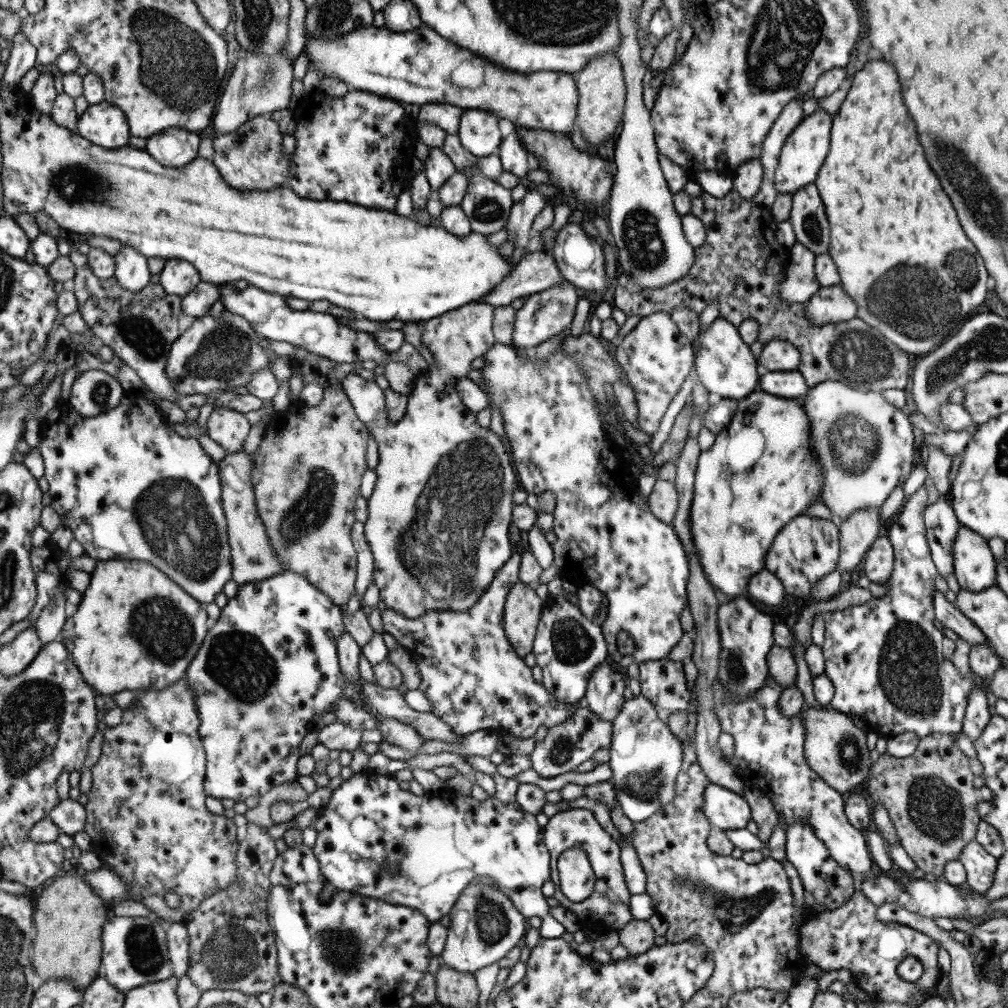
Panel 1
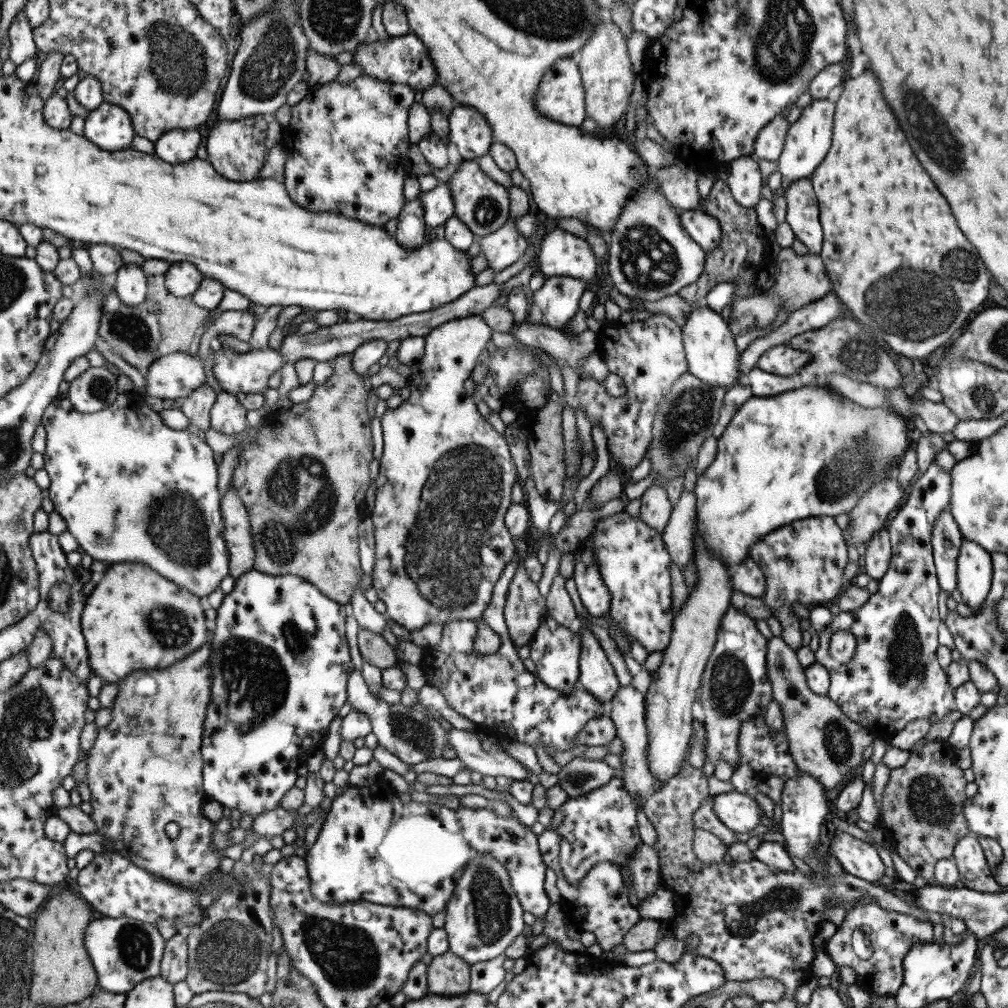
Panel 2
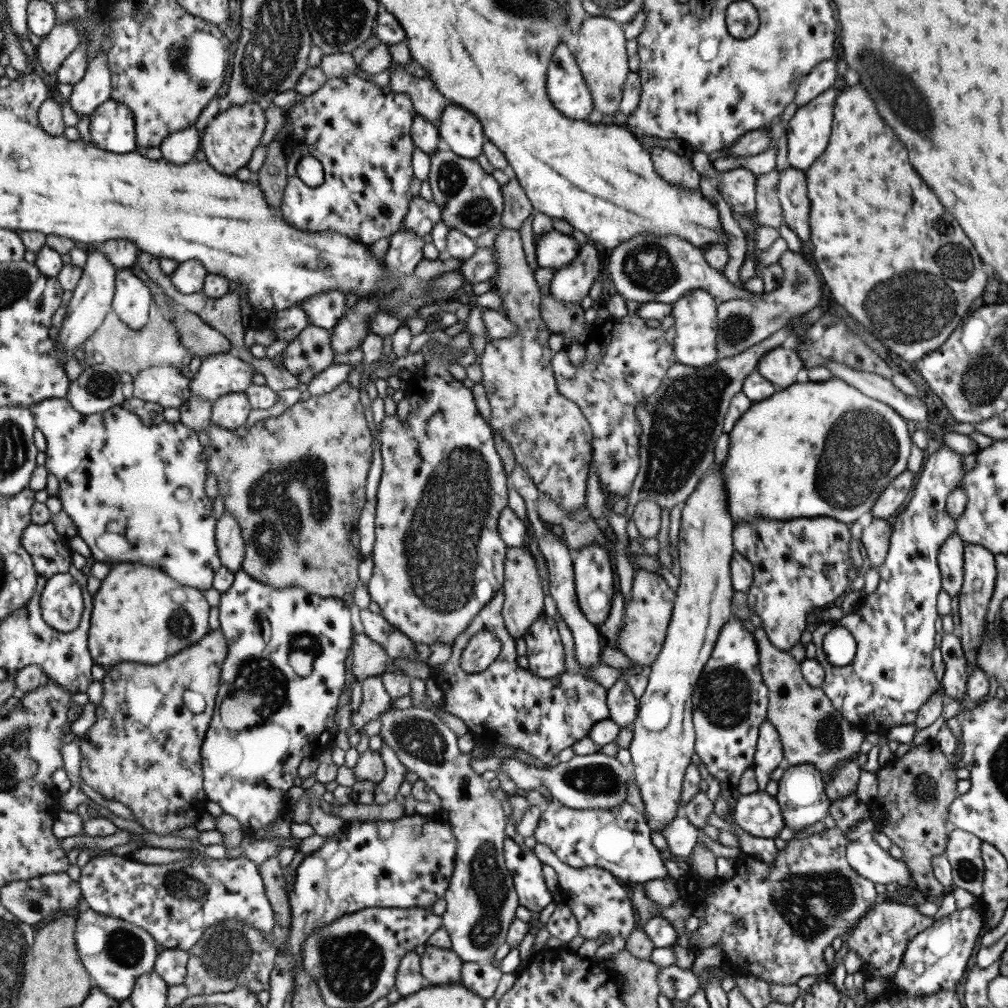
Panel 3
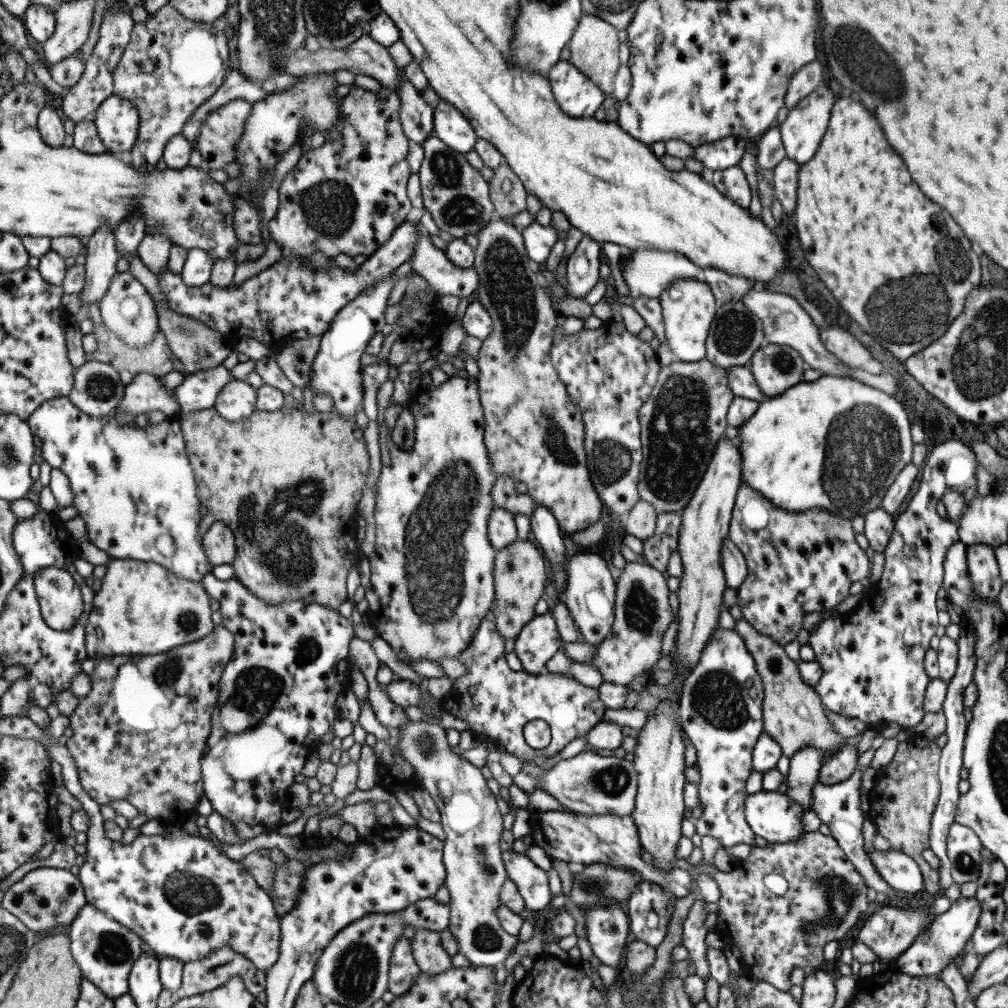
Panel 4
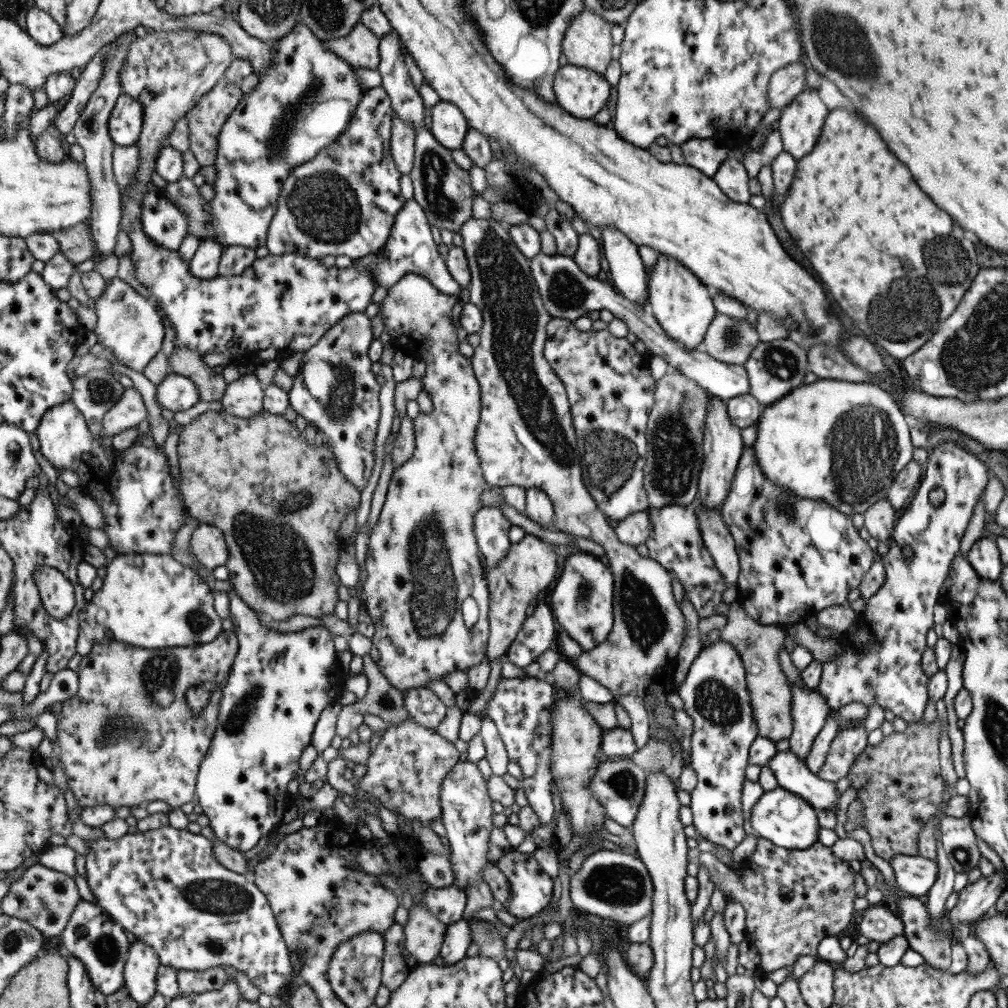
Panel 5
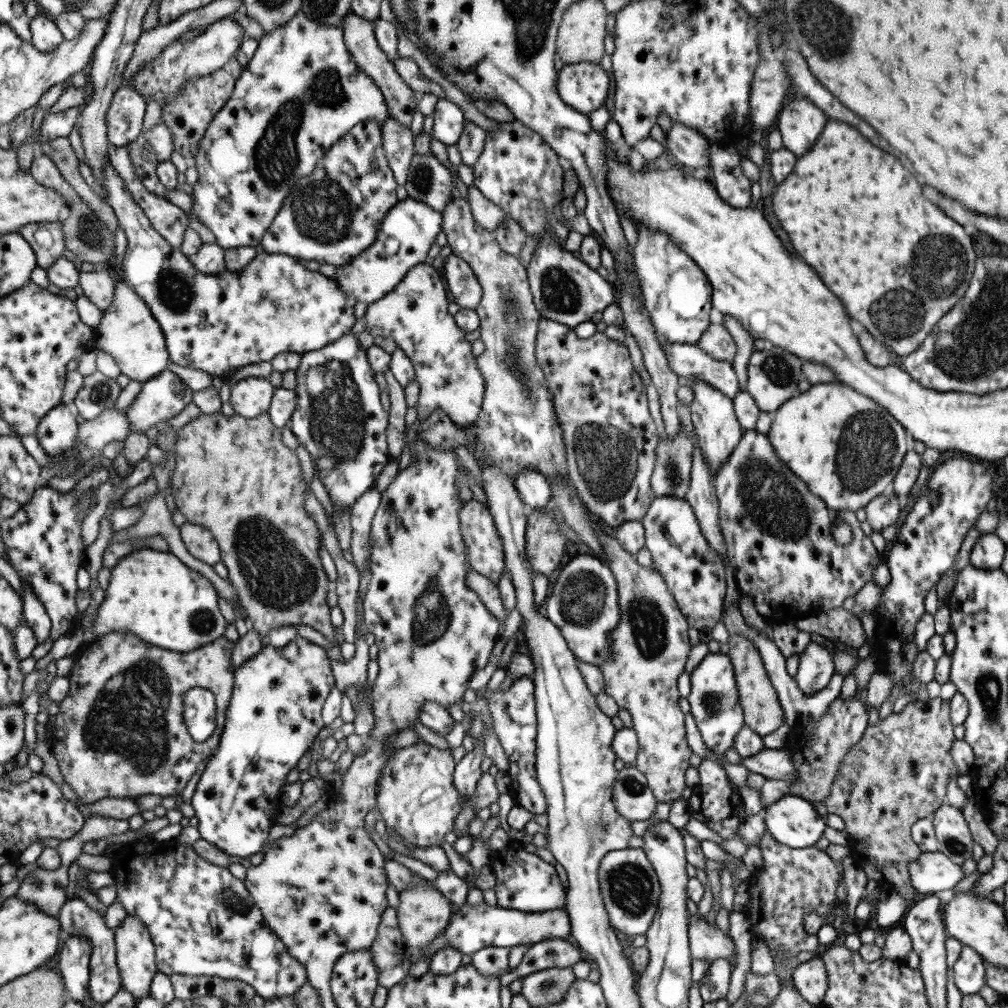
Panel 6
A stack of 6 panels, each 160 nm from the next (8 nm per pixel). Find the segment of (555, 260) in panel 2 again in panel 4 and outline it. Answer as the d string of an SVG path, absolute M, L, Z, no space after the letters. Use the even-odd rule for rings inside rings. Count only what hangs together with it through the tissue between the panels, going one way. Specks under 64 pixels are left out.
M532 222L521 229L520 233L527 258L536 264L544 263L552 244L557 240L557 232L551 226L544 227Z

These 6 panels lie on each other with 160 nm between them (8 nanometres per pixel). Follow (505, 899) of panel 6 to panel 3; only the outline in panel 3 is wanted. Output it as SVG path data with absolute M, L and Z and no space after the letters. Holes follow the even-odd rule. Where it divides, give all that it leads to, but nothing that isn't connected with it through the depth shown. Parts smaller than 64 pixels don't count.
M511 837L504 838L502 850L504 866L512 875L518 904L531 913L539 913L553 901L544 884L541 862L531 848L518 846Z

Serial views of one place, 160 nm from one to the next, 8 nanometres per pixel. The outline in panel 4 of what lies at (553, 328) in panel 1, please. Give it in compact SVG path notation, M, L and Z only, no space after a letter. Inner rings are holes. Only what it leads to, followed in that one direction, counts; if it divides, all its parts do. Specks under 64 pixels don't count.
M583 235L575 249L566 258L567 296L583 298L598 281L601 244Z

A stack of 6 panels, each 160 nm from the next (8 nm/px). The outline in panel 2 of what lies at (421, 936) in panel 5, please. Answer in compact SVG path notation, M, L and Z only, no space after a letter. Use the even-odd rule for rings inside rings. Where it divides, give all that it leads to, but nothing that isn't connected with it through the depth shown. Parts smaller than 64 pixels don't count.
M449 951L432 956L426 966L428 994L461 996L469 992L469 967L456 954Z

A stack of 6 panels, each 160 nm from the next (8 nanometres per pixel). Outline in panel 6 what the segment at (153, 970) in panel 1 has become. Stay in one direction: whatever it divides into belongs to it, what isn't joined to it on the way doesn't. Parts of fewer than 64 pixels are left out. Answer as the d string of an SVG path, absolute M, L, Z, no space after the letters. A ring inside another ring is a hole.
M73 897L71 900L65 902L61 908L61 916L58 918L61 922L61 932L65 932L67 937L73 935L81 935L92 942L92 976L90 977L89 991L91 991L91 997L93 997L93 1004L97 1007L103 1006L117 997L117 994L124 989L122 982L122 976L120 973L120 965L117 962L117 945L116 945L116 930L107 928L105 924L104 915L97 911L97 908L93 908L88 905L81 898Z

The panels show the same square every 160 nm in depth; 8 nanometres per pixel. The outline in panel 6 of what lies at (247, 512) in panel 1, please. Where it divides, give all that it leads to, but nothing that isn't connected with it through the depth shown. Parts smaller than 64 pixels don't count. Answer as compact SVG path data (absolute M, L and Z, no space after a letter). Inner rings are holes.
M184 522L180 527L182 539L193 555L208 564L210 567L220 561L220 549L211 531L203 525Z

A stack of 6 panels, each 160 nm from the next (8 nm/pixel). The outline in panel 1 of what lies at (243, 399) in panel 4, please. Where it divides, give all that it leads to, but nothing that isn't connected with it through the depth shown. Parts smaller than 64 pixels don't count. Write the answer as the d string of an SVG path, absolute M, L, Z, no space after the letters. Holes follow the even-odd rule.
M214 408L207 418L205 428L208 437L219 445L225 453L237 453L247 432L249 422L243 413L229 408Z

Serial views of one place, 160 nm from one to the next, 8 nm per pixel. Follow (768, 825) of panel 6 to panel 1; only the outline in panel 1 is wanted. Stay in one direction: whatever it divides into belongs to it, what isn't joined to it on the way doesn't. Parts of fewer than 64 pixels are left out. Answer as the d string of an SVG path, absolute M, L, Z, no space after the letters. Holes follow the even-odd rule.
M713 783L704 788L702 809L709 824L722 831L745 828L750 820L750 808L746 800Z

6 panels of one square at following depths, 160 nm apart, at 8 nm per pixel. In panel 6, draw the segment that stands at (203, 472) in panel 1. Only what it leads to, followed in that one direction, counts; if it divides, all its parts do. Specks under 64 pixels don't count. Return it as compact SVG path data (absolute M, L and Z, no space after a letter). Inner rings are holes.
M62 403L40 422L35 435L43 450L53 456L68 453L80 437L80 424L73 406Z

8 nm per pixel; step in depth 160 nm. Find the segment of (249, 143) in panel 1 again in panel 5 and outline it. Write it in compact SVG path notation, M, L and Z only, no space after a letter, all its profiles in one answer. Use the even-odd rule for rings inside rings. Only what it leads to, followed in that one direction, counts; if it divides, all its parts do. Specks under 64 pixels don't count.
M224 76L197 101L197 104L186 114L189 123L189 142L190 151L196 157L196 160L202 166L213 164L215 151L217 148L217 135L220 133L221 125L225 122L225 118L237 106L242 93L239 86L235 83L227 82Z

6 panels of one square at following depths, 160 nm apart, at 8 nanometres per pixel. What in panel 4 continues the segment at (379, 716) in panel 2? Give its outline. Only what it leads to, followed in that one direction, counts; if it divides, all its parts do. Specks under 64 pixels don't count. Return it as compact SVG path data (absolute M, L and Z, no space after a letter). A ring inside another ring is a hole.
M408 720L408 723L400 728L398 753L414 768L415 774L420 778L421 787L429 793L440 814L439 824L445 833L442 848L444 886L449 894L447 930L457 939L459 954L463 954L471 965L496 968L503 963L518 942L516 937L503 931L497 921L497 908L501 906L498 898L499 889L507 879L499 849L499 836L504 829L502 815L479 769L458 752L452 752L445 740L444 730L440 724Z

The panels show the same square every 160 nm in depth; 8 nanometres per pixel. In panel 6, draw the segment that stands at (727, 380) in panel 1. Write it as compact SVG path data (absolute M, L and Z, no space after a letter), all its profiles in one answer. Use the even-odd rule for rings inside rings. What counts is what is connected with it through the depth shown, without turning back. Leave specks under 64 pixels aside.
M635 225L634 228L637 241L629 248L629 253L642 304L654 330L662 334L669 343L695 344L710 324L708 318L712 290L704 272L670 241L668 234L653 232L643 225Z

